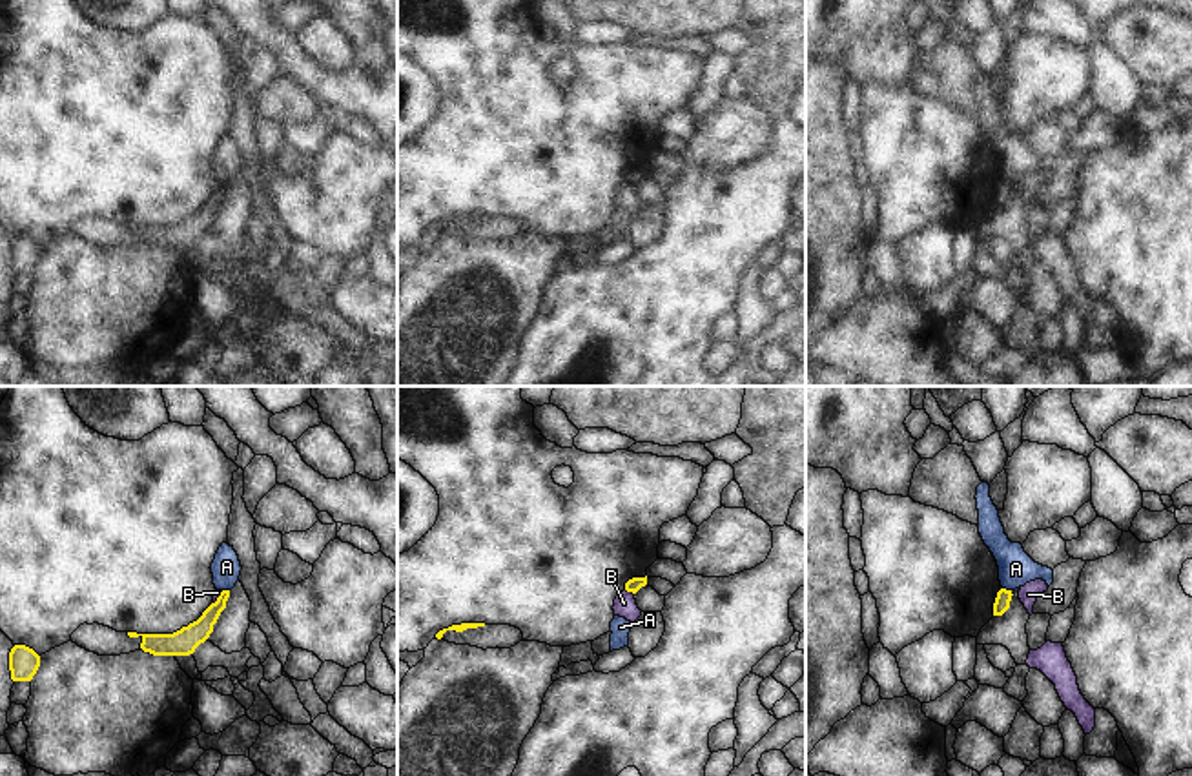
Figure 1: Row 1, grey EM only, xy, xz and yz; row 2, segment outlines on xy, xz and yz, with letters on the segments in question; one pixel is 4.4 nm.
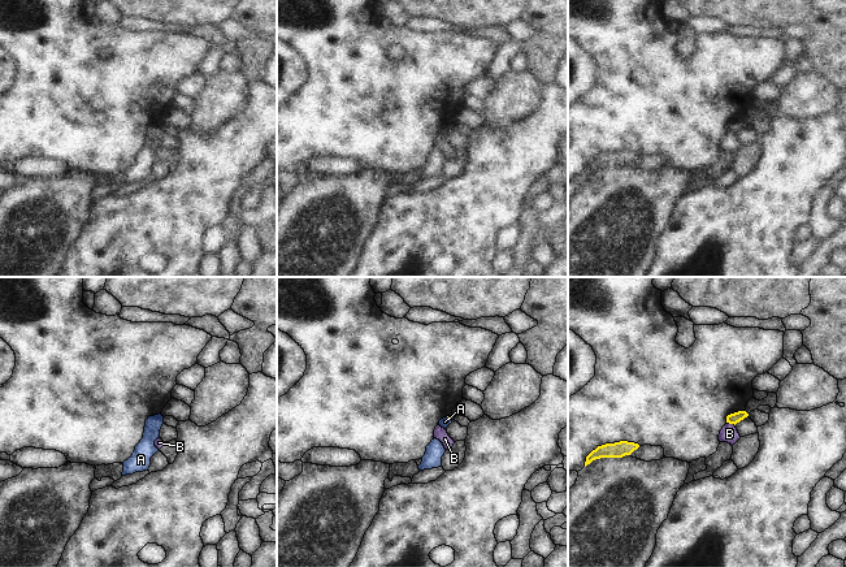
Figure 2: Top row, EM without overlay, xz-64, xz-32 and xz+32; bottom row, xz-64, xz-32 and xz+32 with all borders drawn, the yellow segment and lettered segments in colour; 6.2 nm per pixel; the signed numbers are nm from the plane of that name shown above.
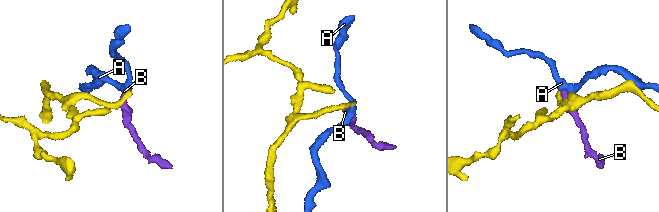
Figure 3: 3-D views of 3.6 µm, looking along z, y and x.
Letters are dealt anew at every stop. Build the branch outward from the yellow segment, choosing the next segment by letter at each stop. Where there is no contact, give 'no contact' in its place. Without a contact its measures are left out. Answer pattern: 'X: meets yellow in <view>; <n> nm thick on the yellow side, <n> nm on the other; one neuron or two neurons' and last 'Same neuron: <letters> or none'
A: meets yellow in yz; 70 nm thick on the yellow side, 160 nm on the other; two neurons
B: meets yellow in xz; 70 nm thick on the yellow side, 100 nm on the other; two neurons
Same neuron: none

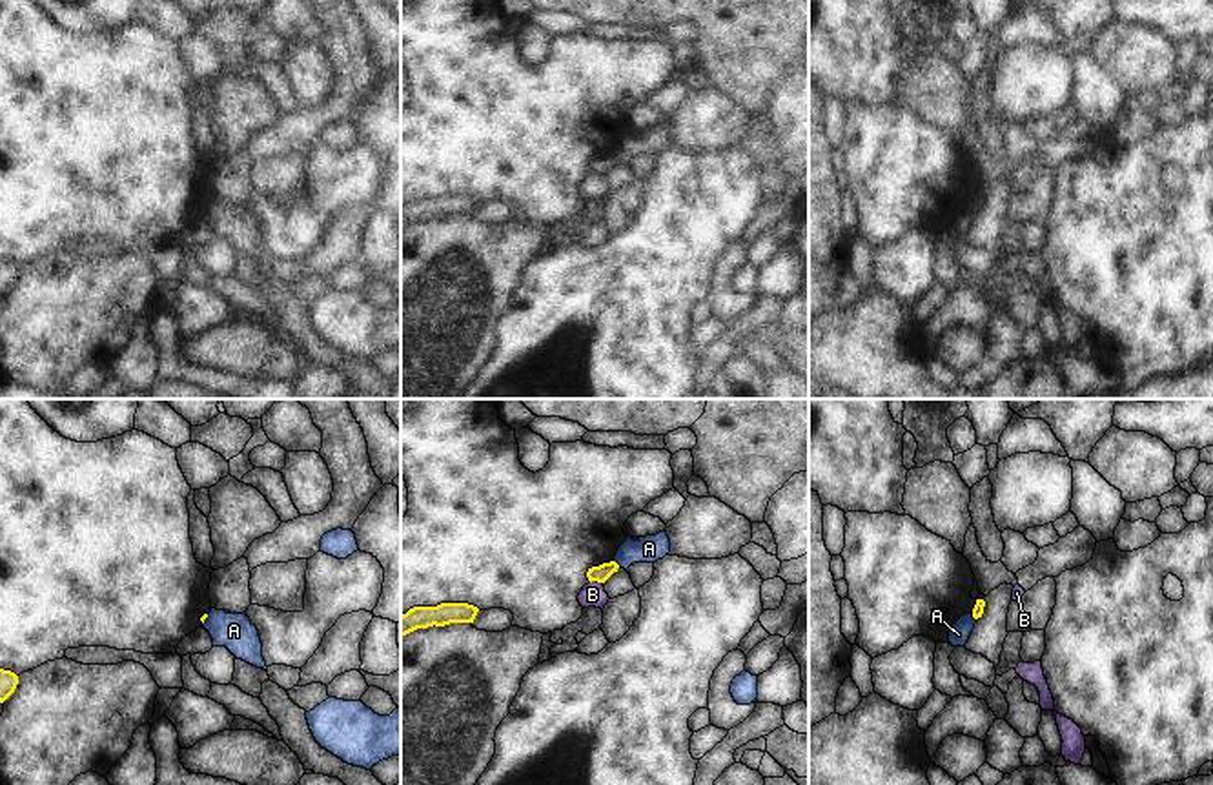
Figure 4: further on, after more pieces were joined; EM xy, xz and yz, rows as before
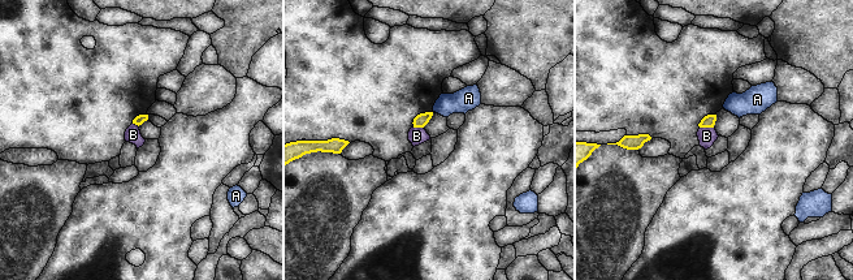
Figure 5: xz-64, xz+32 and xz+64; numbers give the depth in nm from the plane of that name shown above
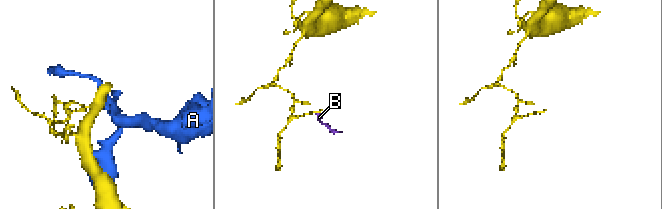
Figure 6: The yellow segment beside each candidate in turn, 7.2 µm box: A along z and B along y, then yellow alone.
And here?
A: meets yellow in xz; 70 nm thick on the yellow side, 120 nm on the other; two neurons
B: meets yellow in xz; 70 nm thick on the yellow side, 110 nm on the other; two neurons
Same neuron: none

